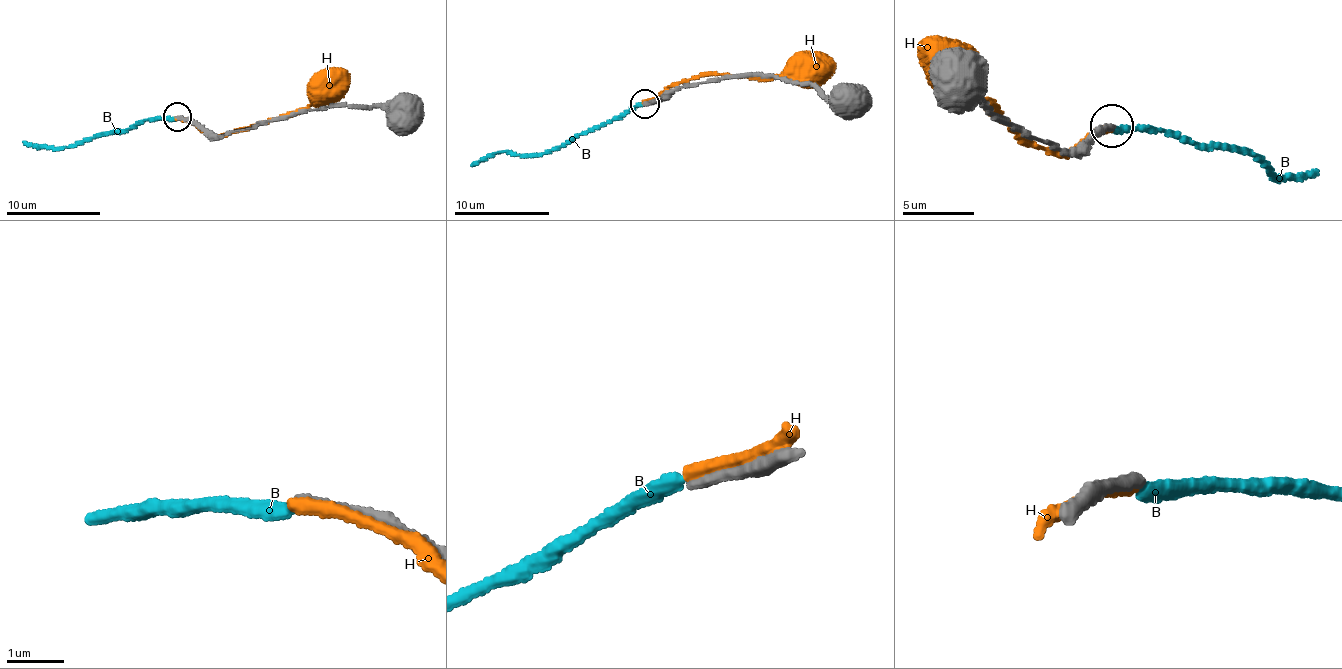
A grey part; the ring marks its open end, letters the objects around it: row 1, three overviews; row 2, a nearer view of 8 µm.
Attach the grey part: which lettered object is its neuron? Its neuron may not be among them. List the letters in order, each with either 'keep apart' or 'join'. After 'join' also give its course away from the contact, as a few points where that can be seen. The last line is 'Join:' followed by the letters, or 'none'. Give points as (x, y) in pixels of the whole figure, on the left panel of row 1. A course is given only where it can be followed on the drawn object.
B: keep apart
H: keep apart
Join: none

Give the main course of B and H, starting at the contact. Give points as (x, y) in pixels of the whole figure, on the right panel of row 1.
B: (1111, 127), (1152, 129), (1249, 154), (1284, 180), (1317, 170)
H: (1100, 130), (1062, 153), (1036, 145), (986, 108), (977, 97), (966, 60), (959, 62)

